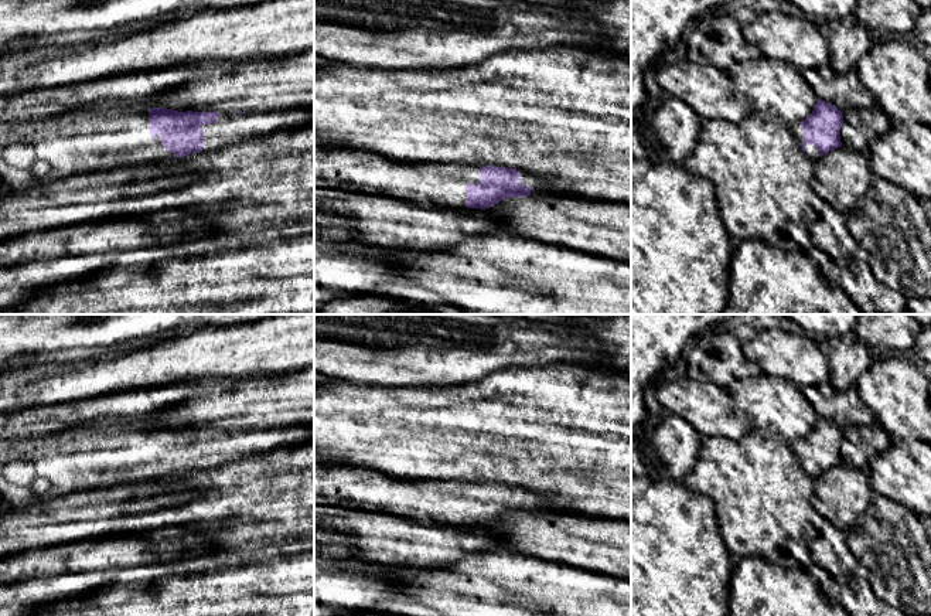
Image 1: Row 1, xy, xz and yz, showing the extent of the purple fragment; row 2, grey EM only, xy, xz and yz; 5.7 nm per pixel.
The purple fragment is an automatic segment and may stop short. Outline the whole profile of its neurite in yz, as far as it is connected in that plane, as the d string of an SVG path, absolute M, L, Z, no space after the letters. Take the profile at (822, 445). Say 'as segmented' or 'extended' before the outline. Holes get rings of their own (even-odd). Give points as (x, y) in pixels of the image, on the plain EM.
extended; M818 418L812 430L791 443L802 469L814 479L842 463L842 429L825 418Z

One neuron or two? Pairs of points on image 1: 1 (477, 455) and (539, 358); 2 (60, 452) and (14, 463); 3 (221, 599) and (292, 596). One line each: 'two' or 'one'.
1: two
2: one
3: one

